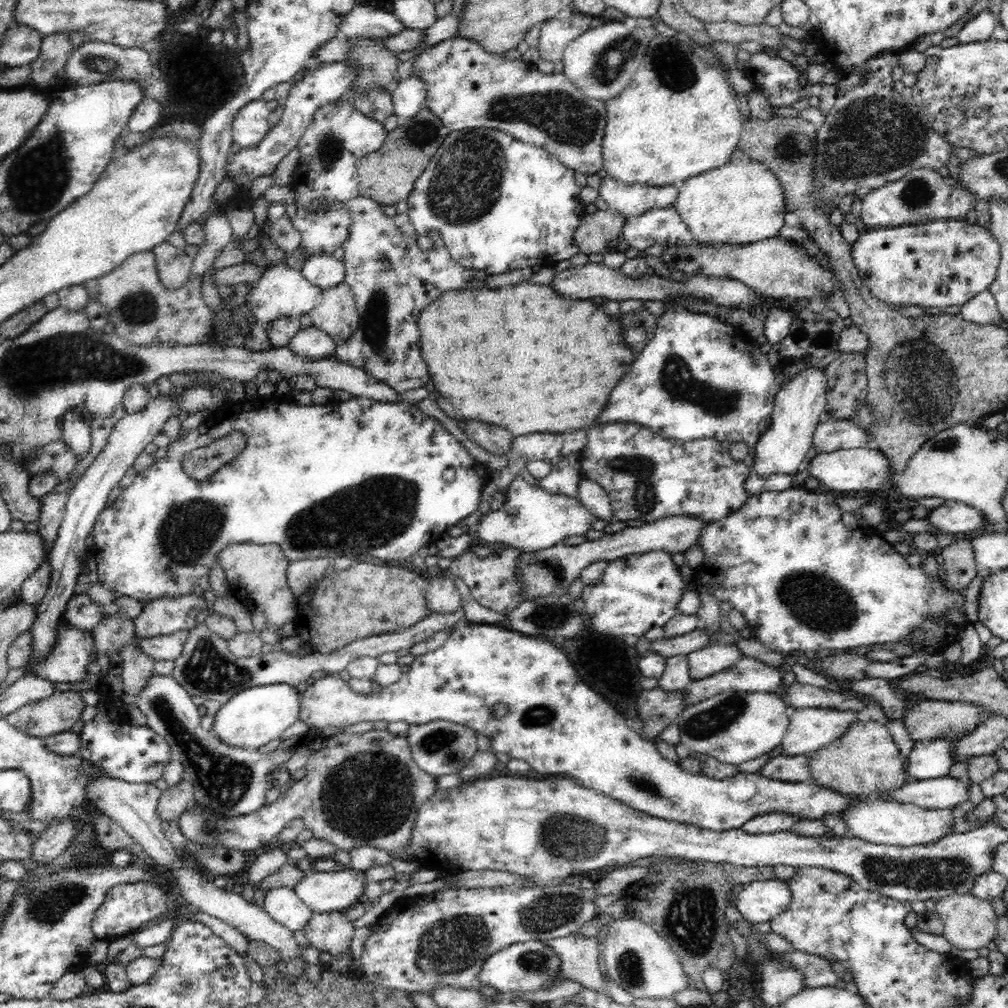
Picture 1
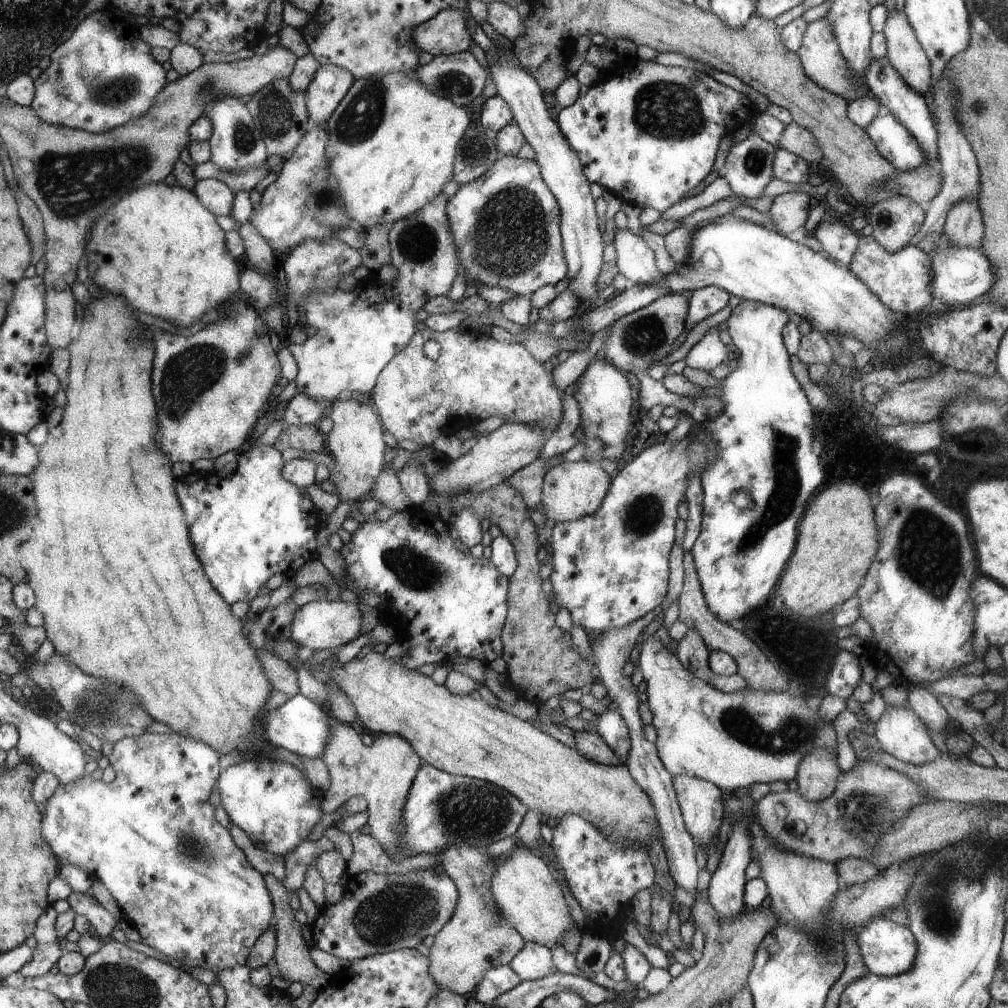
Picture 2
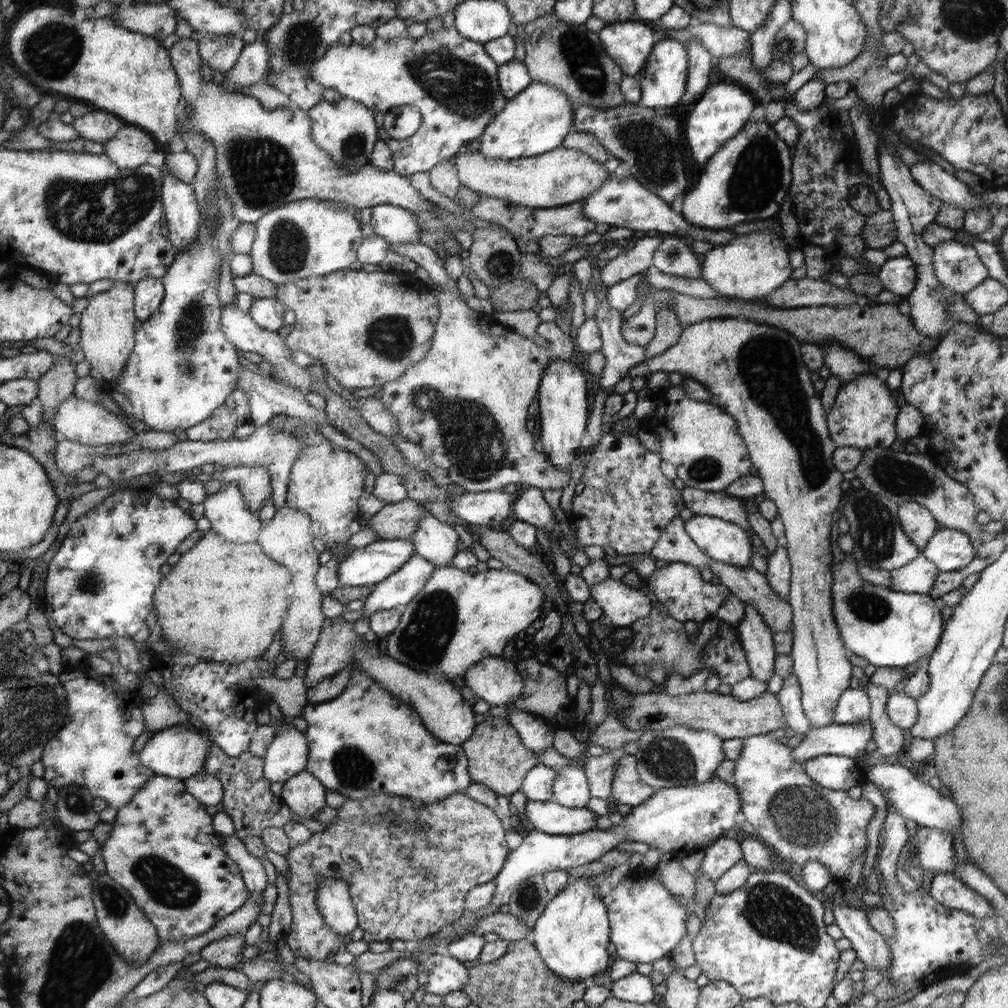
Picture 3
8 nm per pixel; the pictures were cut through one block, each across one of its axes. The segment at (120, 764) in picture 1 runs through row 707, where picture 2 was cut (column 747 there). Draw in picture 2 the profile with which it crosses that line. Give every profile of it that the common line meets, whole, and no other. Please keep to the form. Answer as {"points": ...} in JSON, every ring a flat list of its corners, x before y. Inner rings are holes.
{"points":[[634,60,634,64,628,64,623,70,620,63,613,68,612,71,607,72,603,80,597,81,594,85,588,88,588,92,584,96,580,96,578,101,571,106,564,107,558,114,558,126,569,144,580,156,582,164,584,164,585,176,602,187,603,190,618,196,623,203,640,207,645,209,647,207,654,208,658,212,663,213,669,207,680,203,684,196,690,194,690,190,694,190,714,168,718,146,720,140,724,137,732,135,731,131,736,131,744,124,751,125,754,122,757,114,760,112,758,107,754,105,749,98,740,92,736,92,732,88,720,84,710,76,708,73,702,71,694,71,691,69,684,69,679,67,662,66,656,62,644,62,642,60]]}

